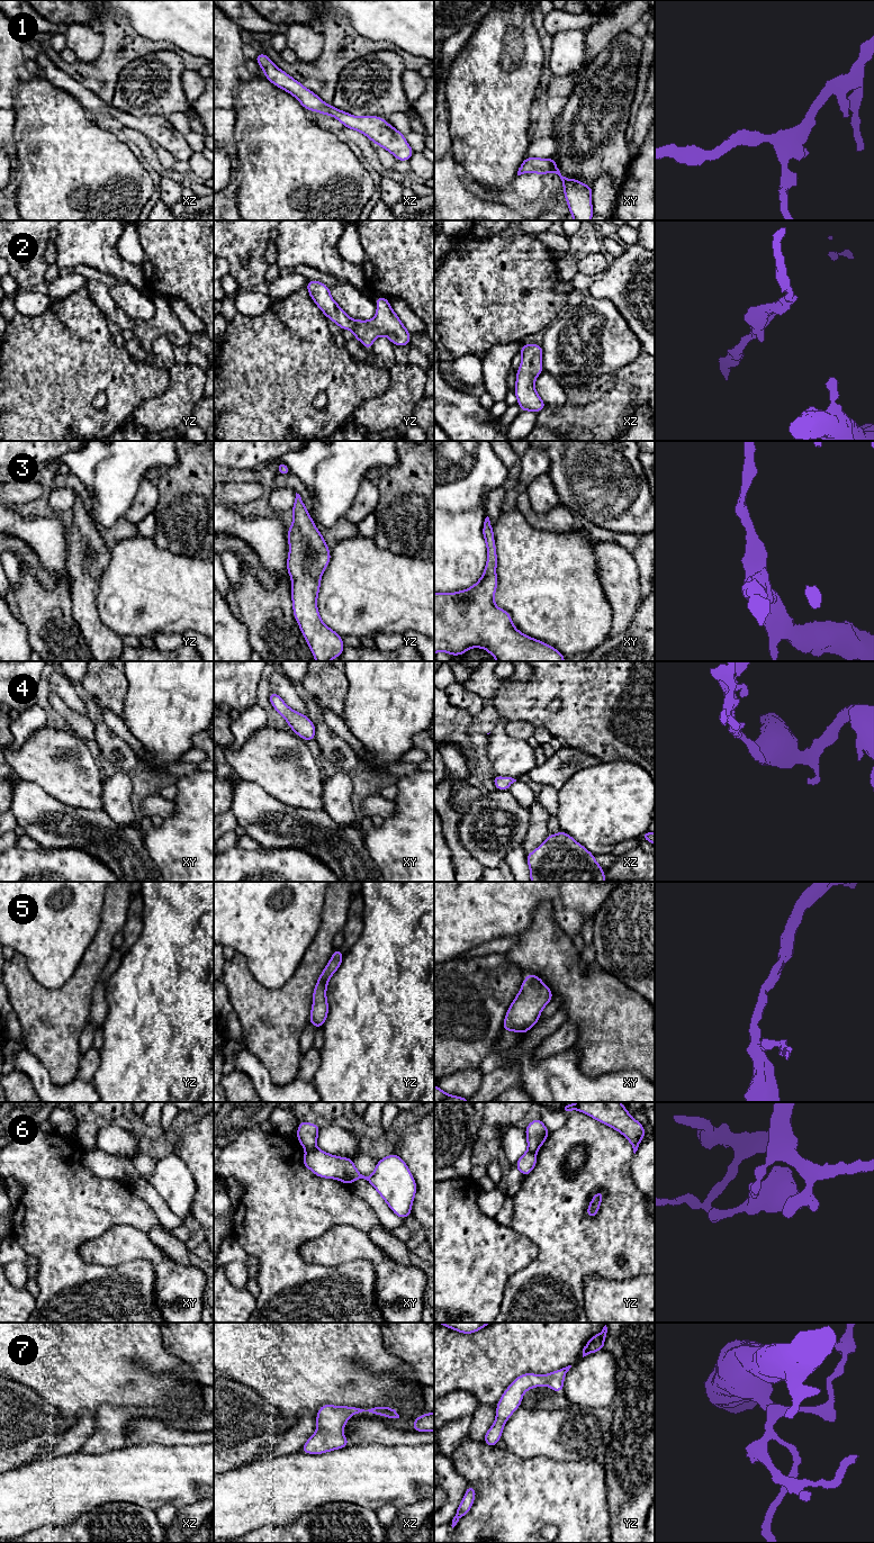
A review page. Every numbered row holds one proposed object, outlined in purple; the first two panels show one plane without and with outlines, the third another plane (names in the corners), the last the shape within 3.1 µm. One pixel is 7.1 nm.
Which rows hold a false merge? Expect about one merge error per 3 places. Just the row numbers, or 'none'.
6

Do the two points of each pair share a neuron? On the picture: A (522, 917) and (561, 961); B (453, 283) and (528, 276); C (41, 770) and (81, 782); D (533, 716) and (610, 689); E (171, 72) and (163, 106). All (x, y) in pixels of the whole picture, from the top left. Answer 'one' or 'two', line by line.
A: two
B: one
C: one
D: one
E: one

